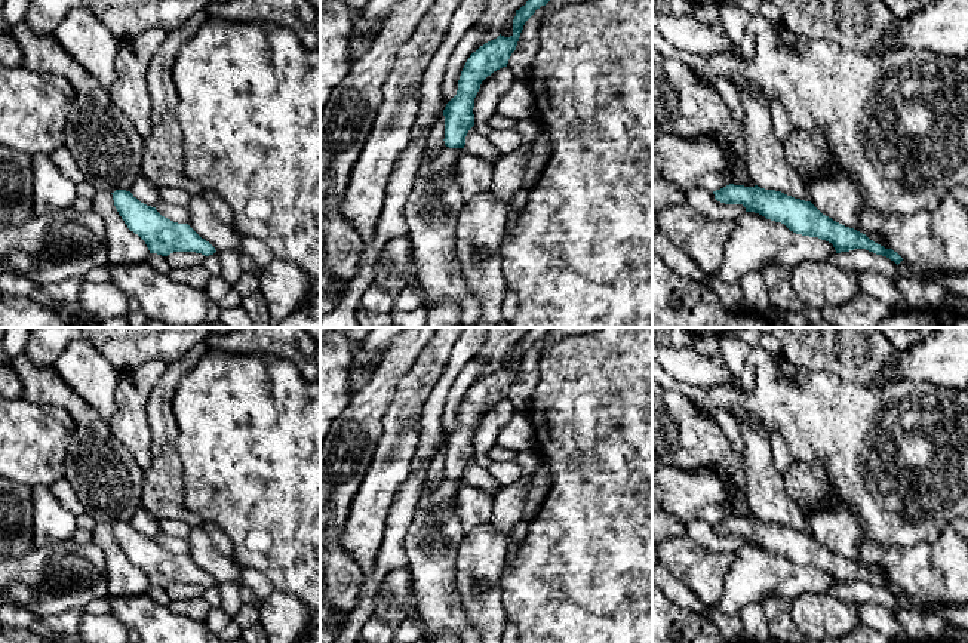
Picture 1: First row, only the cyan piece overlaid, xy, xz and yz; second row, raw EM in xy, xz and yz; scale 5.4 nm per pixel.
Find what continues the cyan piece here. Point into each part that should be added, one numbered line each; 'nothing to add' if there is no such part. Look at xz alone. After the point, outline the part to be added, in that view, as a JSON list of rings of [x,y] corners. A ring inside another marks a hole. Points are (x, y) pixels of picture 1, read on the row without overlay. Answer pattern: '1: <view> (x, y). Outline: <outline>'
nothing to add

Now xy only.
nothing to add

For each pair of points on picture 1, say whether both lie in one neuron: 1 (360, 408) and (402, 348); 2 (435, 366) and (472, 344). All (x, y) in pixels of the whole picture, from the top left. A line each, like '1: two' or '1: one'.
1: one
2: two

